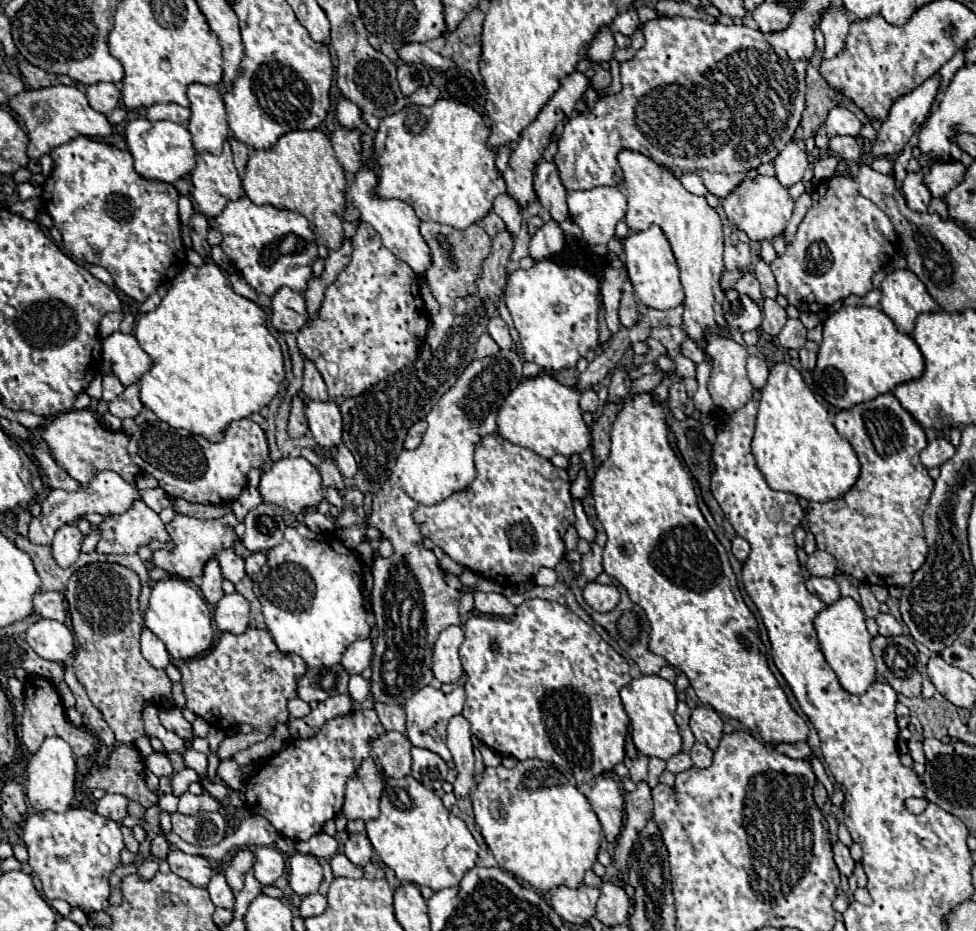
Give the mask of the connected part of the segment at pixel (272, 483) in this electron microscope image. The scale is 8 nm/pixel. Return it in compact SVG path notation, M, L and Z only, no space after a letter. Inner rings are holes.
M303 457L279 459L277 463L273 463L271 469L267 469L261 475L259 493L261 493L263 503L279 505L283 509L289 509L293 515L297 515L297 513L301 513L301 511L305 511L309 507L315 507L323 499L323 493L321 493L321 475L317 471L317 467L313 467Z

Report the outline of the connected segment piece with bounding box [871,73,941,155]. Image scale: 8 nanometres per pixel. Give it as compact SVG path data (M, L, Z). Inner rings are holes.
M935 73L915 91L895 101L889 119L879 127L877 139L871 145L873 155L893 155L905 147L905 143L913 137L913 133L929 115L939 87L941 87L941 75Z

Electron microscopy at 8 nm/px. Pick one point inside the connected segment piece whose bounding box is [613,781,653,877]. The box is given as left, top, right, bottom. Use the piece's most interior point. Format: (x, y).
(638, 806)

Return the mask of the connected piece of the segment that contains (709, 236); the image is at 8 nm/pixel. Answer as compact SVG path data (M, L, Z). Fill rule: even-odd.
M621 151L619 167L623 169L623 185L627 191L627 213L625 223L631 231L647 231L651 225L659 225L665 237L671 243L677 265L681 269L681 285L685 293L683 301L683 331L689 339L697 343L699 349L705 351L707 331L723 333L727 329L727 321L723 317L721 303L725 299L725 291L721 287L721 277L725 273L723 263L723 231L721 219L715 209L711 209L705 197L697 197L689 193L677 177L673 177L665 167L655 165L641 153Z

